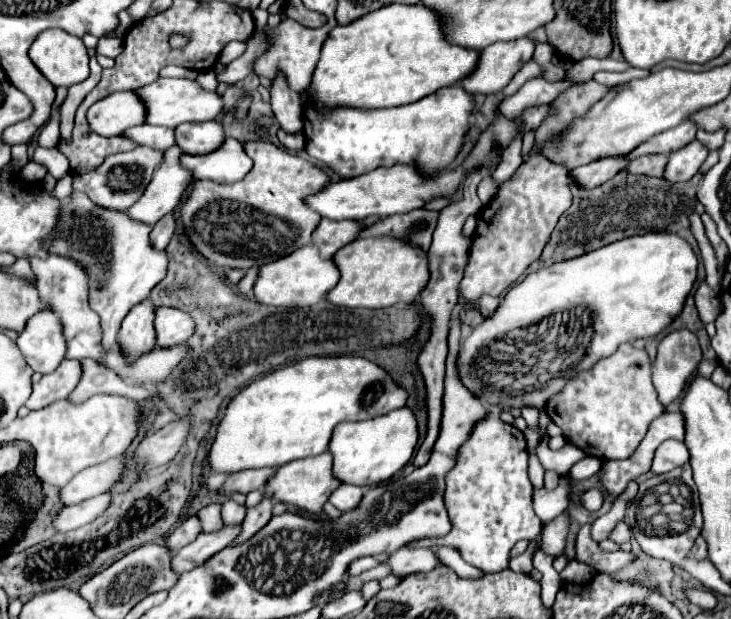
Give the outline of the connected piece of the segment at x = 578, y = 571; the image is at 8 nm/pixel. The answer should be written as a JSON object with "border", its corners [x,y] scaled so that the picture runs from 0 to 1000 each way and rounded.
{"border":[[[780,905],[780,908],[774,911],[774,918],[766,924],[769,940],[785,937],[785,940],[796,943],[796,937],[807,937],[807,931],[813,931],[813,921],[810,921],[804,911],[796,911],[796,908],[791,908],[791,905]]]}

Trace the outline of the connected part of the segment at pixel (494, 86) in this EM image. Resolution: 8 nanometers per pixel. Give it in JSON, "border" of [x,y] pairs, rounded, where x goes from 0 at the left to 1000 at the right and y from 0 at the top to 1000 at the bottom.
{"border":[[[709,61],[709,65],[700,65],[700,68],[679,68],[679,71],[668,74],[668,78],[662,78],[657,84],[654,103],[646,113],[646,120],[640,120],[637,126],[632,126],[627,136],[640,152],[679,152],[679,149],[684,149],[698,132],[698,126],[714,110],[714,103],[728,94],[731,71],[733,68],[725,65],[725,61]]]}

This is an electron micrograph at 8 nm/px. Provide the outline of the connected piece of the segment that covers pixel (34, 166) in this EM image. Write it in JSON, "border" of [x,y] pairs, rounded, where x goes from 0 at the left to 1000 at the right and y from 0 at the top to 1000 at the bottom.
{"border":[[[38,262],[38,265],[30,268],[30,275],[27,275],[27,284],[30,284],[33,291],[47,291],[47,294],[60,291],[63,281],[66,281],[63,268],[57,268],[57,265],[52,265],[52,262]]]}

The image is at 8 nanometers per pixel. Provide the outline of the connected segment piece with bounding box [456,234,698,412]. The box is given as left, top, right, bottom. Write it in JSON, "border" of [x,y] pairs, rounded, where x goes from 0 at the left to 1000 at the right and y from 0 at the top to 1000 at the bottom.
{"border":[[[884,378],[854,384],[826,401],[810,404],[804,410],[769,420],[752,430],[744,430],[733,439],[725,439],[717,456],[703,459],[684,494],[676,501],[673,511],[662,514],[659,523],[648,527],[646,540],[632,553],[629,572],[624,582],[627,607],[632,620],[650,638],[655,640],[657,620],[654,609],[643,601],[643,588],[648,588],[648,575],[654,575],[654,562],[689,543],[698,530],[717,530],[741,517],[741,511],[780,501],[780,498],[799,498],[807,504],[813,543],[802,564],[802,575],[785,591],[785,599],[777,599],[763,611],[758,611],[747,627],[715,633],[695,645],[695,658],[717,659],[728,656],[739,666],[747,662],[747,649],[769,630],[769,624],[785,611],[787,599],[807,598],[818,582],[843,569],[843,562],[854,553],[865,553],[870,546],[892,546],[903,540],[933,501],[941,472],[952,452],[952,430],[955,420],[947,401],[922,378]]]}

